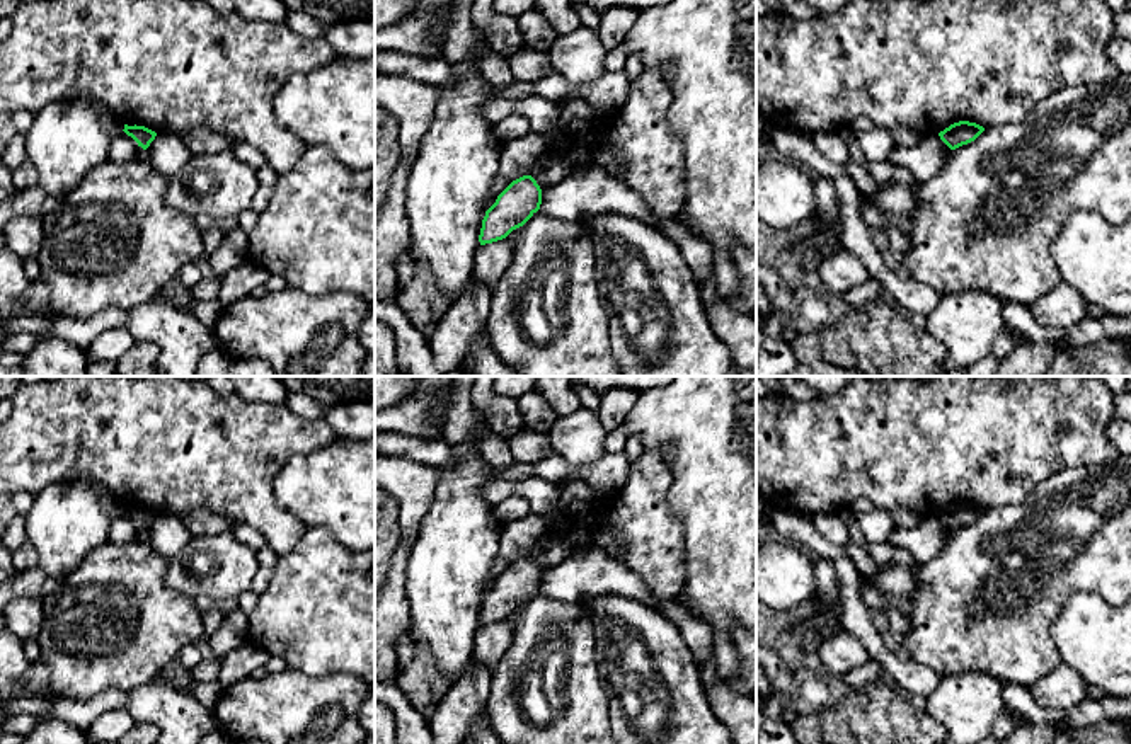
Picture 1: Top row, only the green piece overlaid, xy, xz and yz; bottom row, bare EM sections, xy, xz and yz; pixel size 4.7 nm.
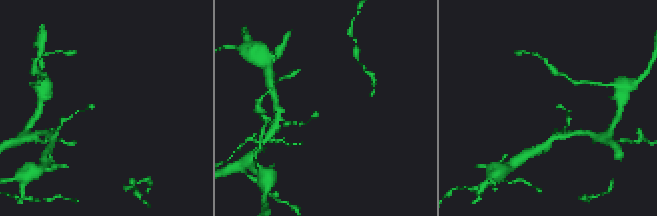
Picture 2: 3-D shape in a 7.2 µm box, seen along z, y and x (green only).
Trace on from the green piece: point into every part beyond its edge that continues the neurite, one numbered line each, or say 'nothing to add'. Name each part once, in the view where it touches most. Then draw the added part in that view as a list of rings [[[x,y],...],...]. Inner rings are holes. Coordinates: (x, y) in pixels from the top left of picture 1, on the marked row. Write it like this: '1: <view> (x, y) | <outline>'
nothing to add

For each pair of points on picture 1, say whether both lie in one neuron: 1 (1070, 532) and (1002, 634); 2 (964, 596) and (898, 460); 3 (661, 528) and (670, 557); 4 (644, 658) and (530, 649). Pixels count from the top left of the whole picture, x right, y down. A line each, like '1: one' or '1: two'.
1: one
2: two
3: one
4: two

